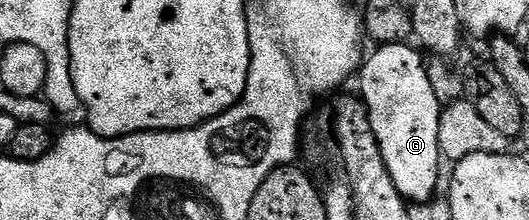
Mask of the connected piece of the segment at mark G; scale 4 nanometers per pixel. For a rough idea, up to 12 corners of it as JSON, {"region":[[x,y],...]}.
{"region":[[383,44],[360,96],[403,199],[440,178],[442,102],[423,53]]}

